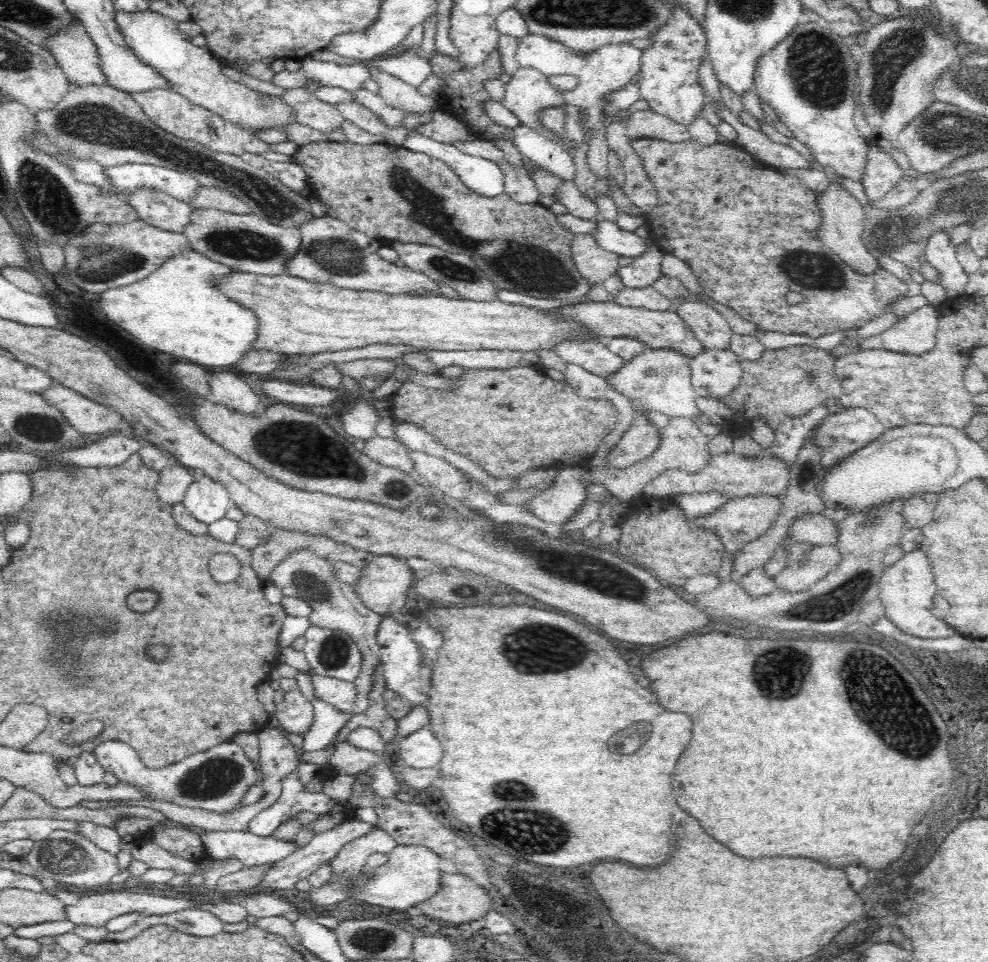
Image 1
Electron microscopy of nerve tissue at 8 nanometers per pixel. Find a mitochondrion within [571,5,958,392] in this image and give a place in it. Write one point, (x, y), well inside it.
(819, 68)

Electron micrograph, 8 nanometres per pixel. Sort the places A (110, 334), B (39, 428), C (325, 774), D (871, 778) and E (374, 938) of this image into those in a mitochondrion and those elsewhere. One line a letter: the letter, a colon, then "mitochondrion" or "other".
A: other
B: mitochondrion
C: other
D: other
E: mitochondrion

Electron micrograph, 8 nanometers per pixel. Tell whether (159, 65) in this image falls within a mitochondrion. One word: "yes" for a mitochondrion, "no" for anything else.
no

